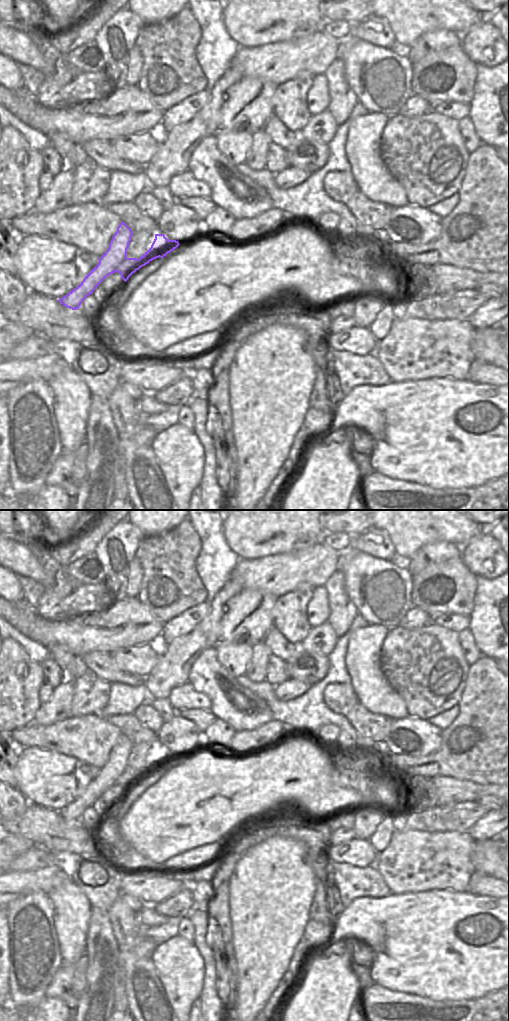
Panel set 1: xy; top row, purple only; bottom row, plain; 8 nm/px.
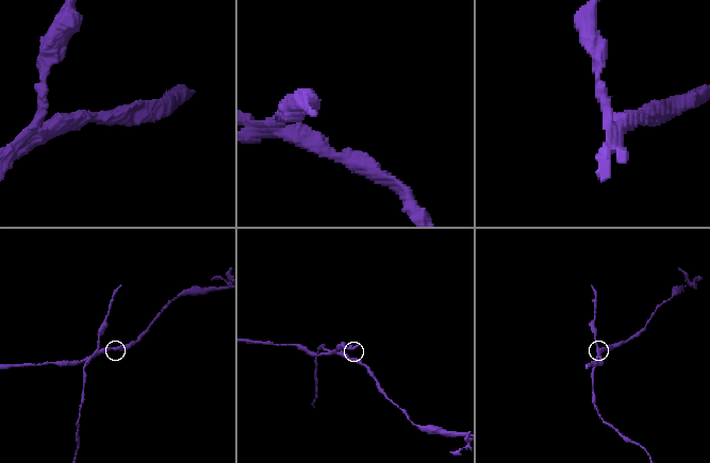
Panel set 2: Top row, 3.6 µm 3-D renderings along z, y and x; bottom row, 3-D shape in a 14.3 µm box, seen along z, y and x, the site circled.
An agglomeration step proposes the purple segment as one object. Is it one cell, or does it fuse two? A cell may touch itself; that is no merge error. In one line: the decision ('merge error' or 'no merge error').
merge error

